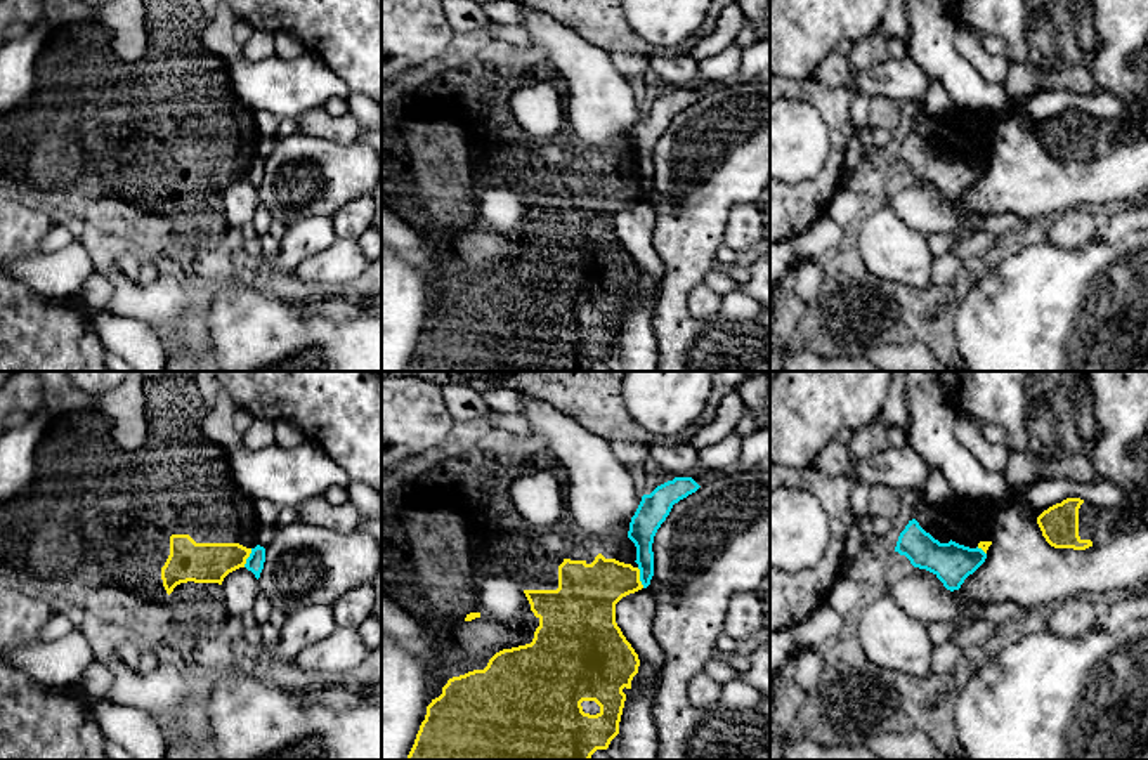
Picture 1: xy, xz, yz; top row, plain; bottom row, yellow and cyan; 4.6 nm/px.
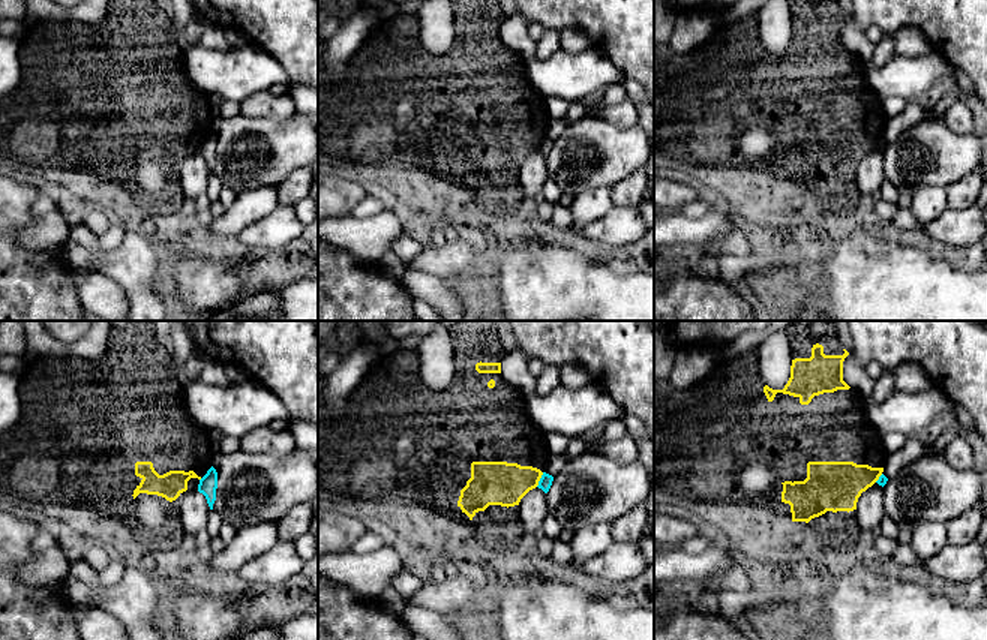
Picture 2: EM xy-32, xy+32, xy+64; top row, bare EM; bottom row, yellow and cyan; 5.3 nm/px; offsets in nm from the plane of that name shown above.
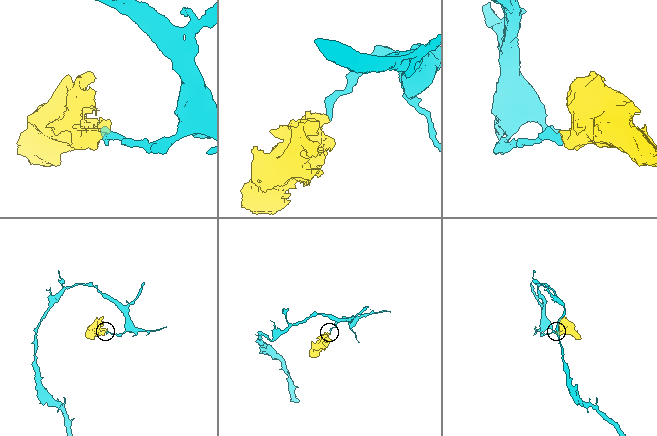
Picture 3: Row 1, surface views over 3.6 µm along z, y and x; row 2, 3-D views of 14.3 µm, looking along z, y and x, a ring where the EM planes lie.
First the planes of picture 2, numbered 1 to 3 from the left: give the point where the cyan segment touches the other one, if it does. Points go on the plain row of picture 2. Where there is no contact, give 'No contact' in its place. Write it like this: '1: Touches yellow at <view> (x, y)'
1: No contact
2: Touches yellow at xy+32 (539, 144)
3: Touches yellow at xy+64 (878, 143)

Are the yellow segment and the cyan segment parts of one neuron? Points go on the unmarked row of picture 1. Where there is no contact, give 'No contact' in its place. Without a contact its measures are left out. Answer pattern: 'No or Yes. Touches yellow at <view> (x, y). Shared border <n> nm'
No. Touches yellow at xz (639, 190). Shared border 100 nm

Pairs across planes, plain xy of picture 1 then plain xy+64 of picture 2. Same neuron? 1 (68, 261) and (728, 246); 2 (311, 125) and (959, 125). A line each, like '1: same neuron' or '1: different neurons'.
1: different neurons
2: same neuron

